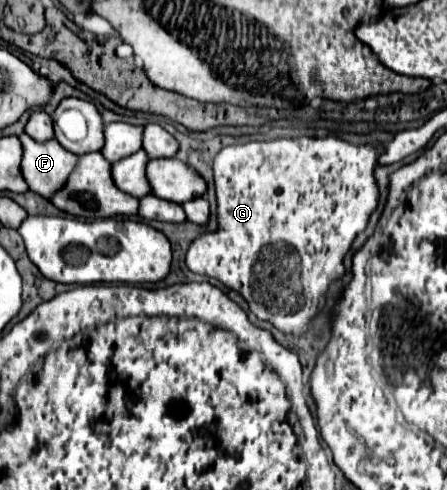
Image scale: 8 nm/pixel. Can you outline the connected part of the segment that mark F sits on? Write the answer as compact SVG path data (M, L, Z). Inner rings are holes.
M27 133L19 135L19 139L23 143L21 171L29 189L45 199L51 199L61 187L65 187L79 157L61 149L55 139L37 143Z

